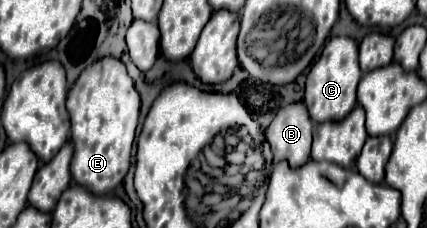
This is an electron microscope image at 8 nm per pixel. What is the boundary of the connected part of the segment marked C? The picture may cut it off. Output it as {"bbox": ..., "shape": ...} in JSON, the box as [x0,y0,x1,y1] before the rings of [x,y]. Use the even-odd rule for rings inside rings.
{"bbox":[304,36,362,122],"shape":[[[344,36],[330,38],[306,78],[304,104],[308,106],[312,122],[338,122],[346,118],[356,106],[356,86],[360,76],[362,72],[358,64],[358,44],[352,38]]]}

